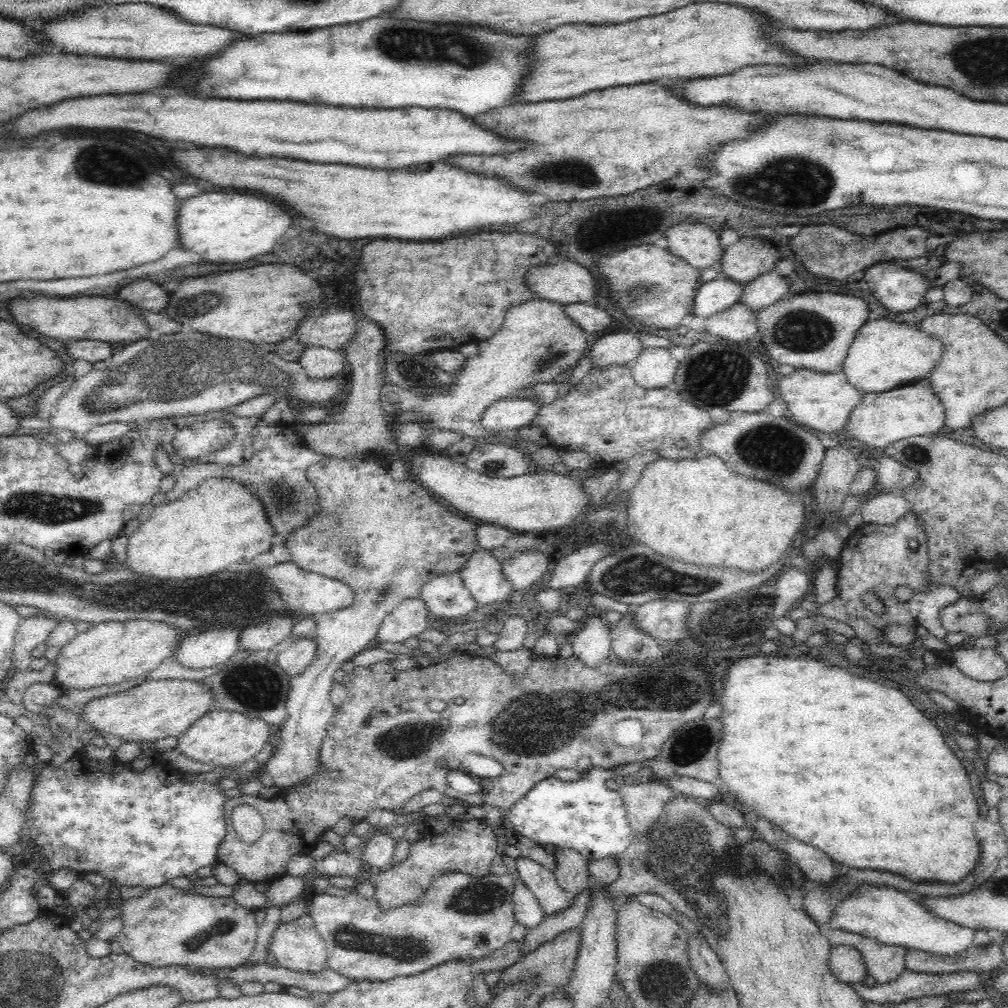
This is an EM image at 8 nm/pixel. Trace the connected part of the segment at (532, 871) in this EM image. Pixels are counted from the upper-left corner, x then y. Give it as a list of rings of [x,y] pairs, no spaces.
[[[522,856],[516,858],[516,868],[519,874],[517,878],[524,881],[526,887],[538,899],[545,916],[558,914],[570,906],[574,896],[558,885],[554,873],[550,869]]]

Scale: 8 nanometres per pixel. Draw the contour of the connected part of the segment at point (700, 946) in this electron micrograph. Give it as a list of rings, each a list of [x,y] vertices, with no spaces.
[[[702,934],[689,935],[688,946],[691,967],[699,980],[710,984],[714,990],[724,990],[724,987],[730,985],[729,976],[720,962],[721,958]]]

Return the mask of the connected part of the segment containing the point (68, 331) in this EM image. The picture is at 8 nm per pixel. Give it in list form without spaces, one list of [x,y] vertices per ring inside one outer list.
[[[108,291],[104,296],[78,296],[78,298],[46,298],[46,296],[38,296],[32,300],[16,298],[10,302],[10,312],[18,322],[32,326],[38,332],[56,340],[115,343],[126,340],[137,341],[155,335],[155,331],[143,320],[142,307],[109,294]]]

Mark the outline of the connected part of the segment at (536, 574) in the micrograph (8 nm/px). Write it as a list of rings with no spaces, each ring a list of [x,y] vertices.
[[[522,552],[518,556],[506,559],[502,563],[502,570],[507,580],[513,583],[513,591],[529,589],[541,577],[548,574],[554,556],[545,552]]]

